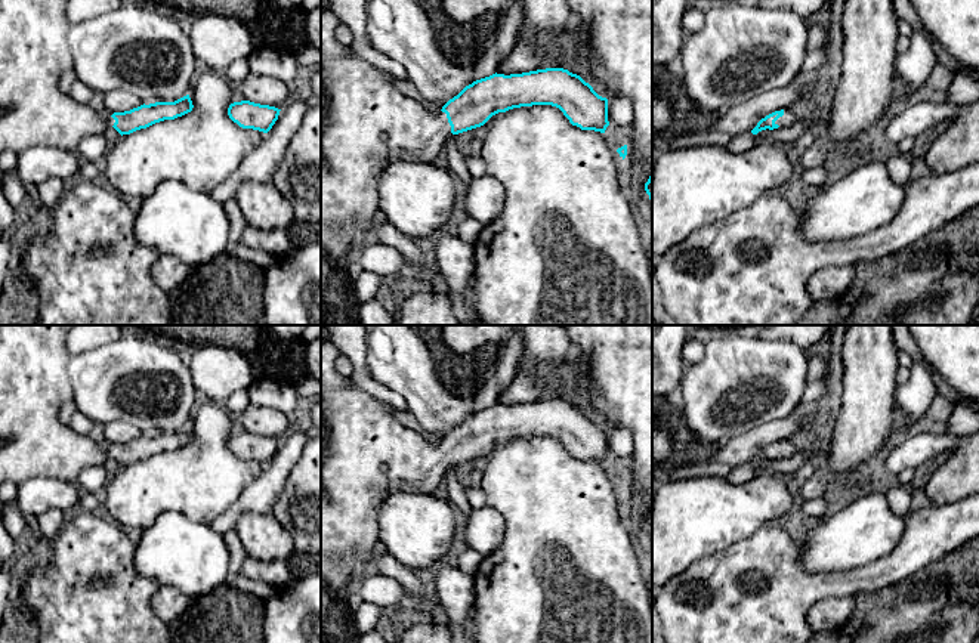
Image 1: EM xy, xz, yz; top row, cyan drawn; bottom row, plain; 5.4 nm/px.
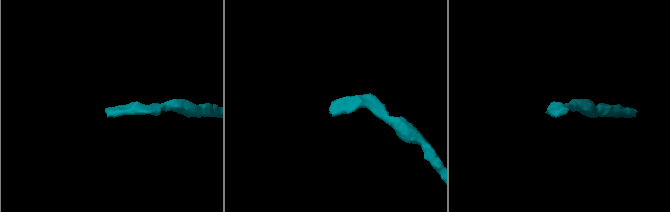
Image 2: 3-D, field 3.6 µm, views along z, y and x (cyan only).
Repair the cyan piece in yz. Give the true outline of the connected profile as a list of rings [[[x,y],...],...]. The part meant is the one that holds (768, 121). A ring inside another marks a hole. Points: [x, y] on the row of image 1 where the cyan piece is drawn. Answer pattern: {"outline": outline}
{"outline": [[[797,109],[775,111],[762,118],[757,126],[751,130],[751,133],[757,135],[759,132],[766,129],[773,130],[778,127],[790,127],[800,115],[804,115],[804,112]]]}

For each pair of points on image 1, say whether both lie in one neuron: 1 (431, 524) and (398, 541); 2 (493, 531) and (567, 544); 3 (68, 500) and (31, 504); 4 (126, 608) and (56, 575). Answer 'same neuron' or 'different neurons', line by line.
1: same neuron
2: different neurons
3: same neuron
4: same neuron

